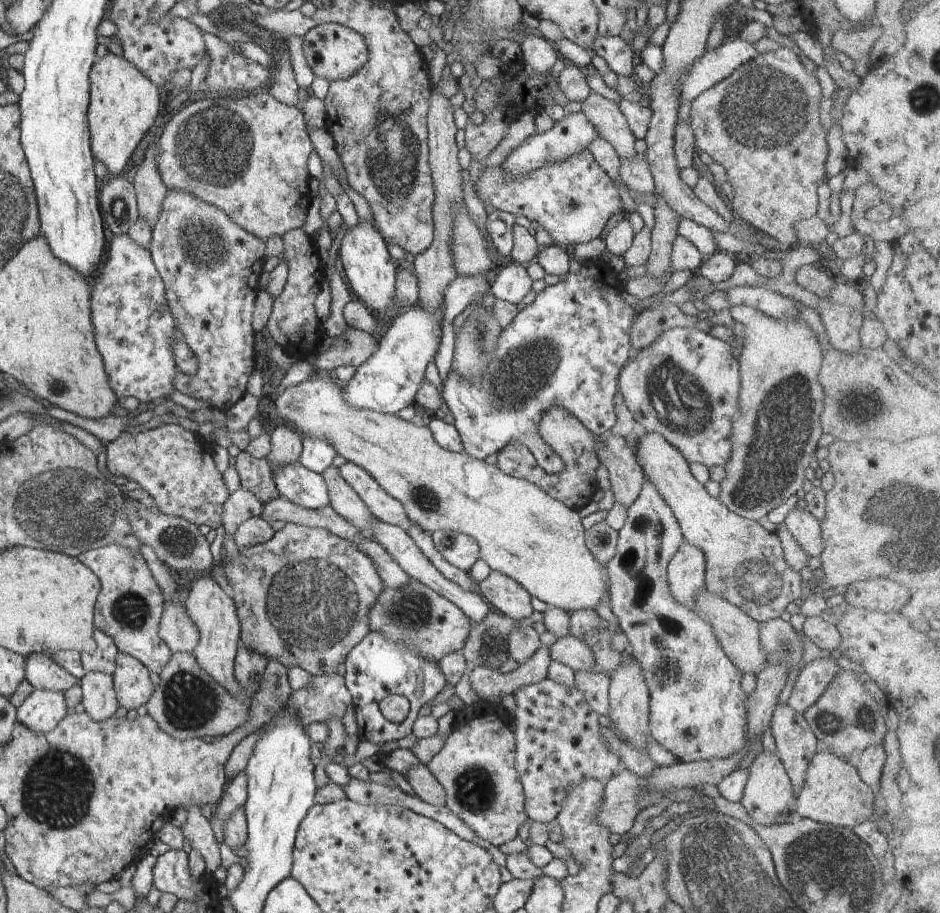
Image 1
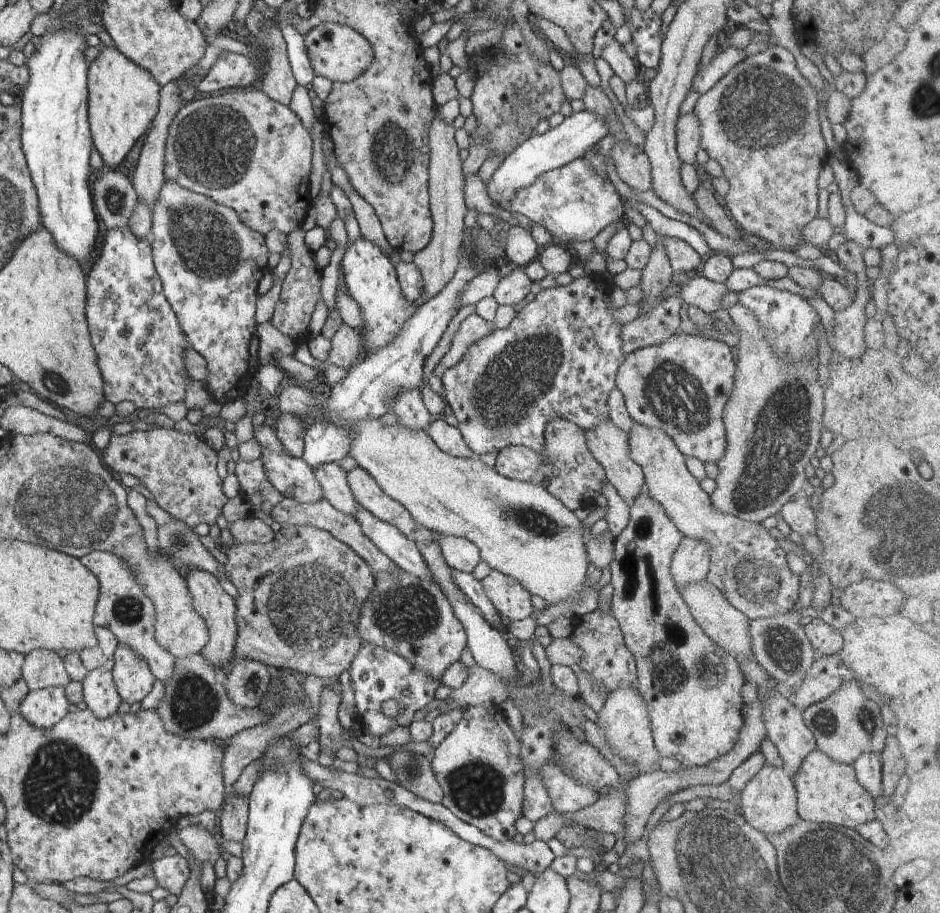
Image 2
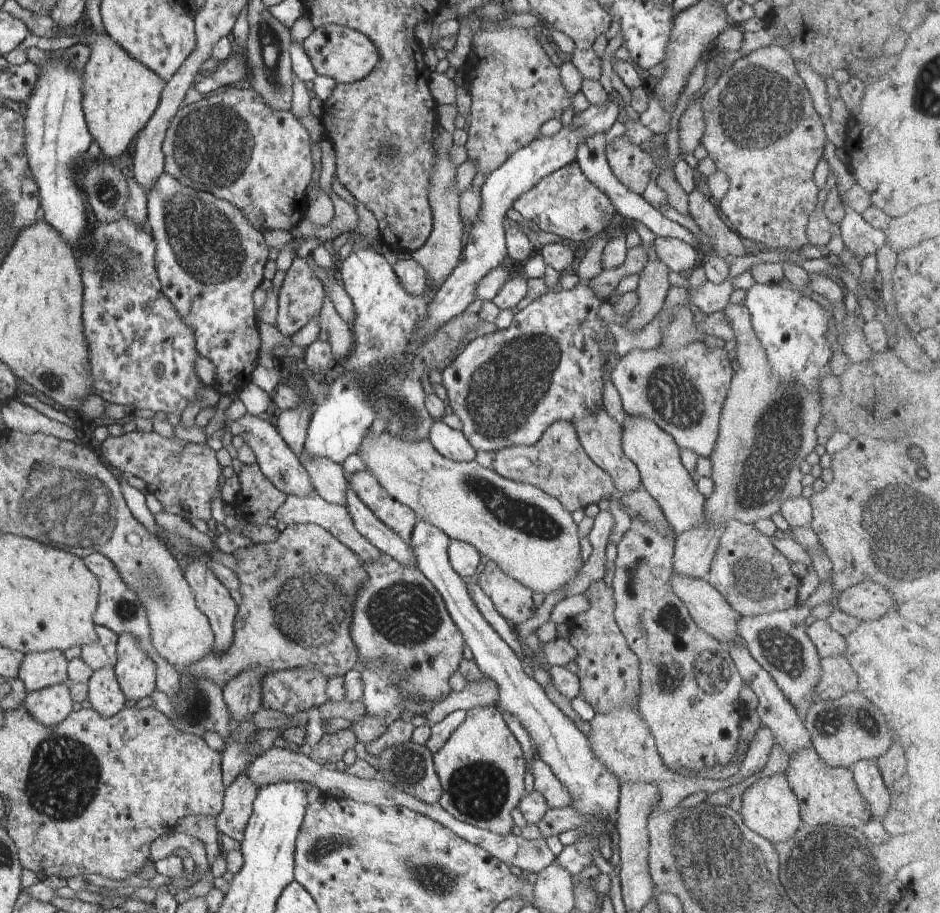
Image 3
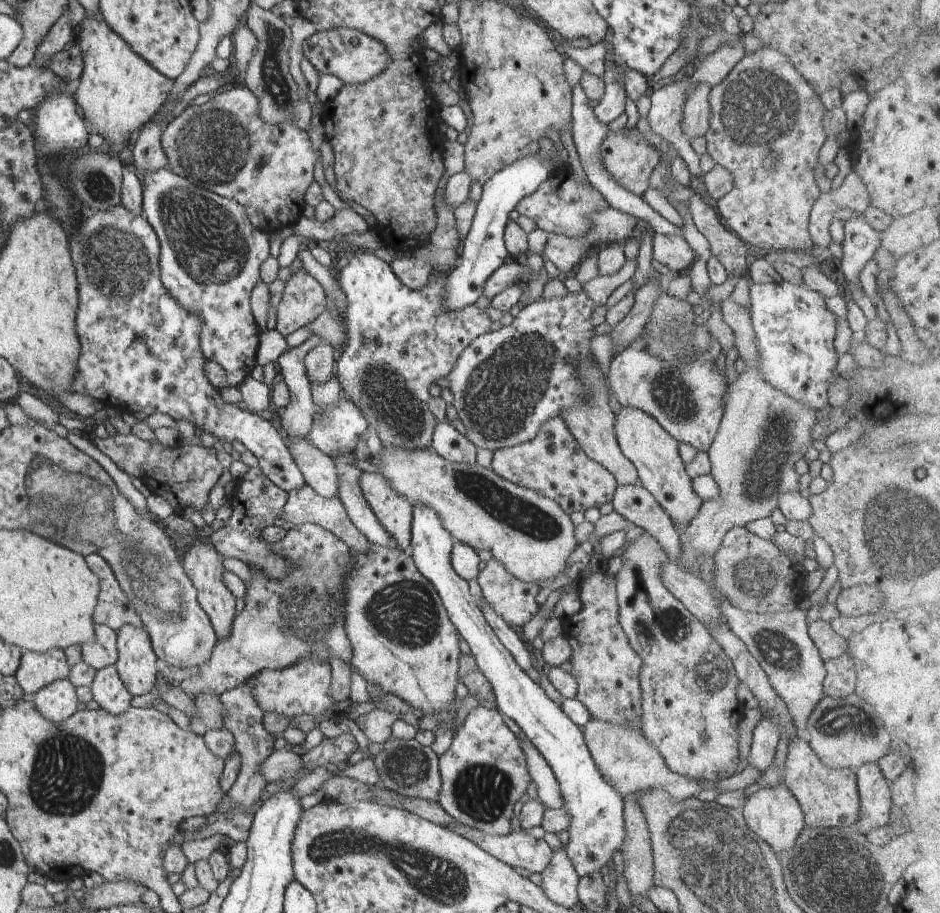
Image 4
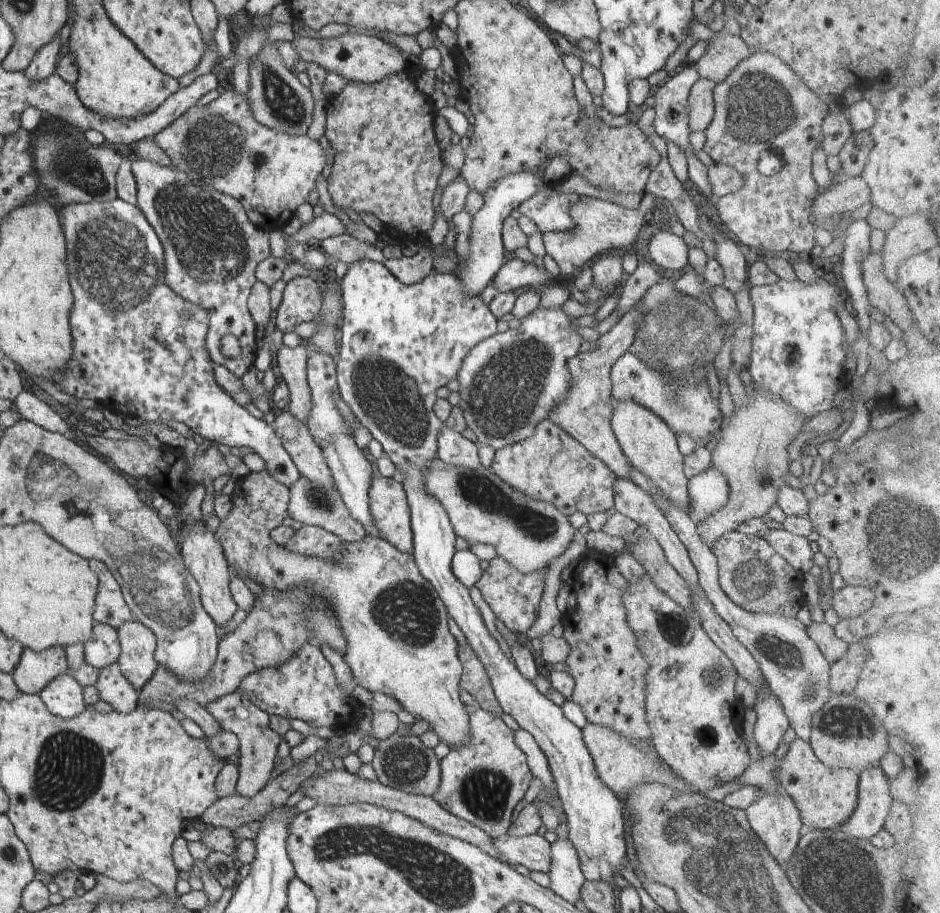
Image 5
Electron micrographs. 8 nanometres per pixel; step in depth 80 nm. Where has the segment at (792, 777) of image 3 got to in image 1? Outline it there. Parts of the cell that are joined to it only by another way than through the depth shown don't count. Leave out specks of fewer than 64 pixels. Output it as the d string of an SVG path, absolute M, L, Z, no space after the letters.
M820 748L808 762L802 787L795 796L792 811L796 816L820 822L821 825L852 829L860 822L872 819L873 801L871 788L859 779L855 768L827 749Z

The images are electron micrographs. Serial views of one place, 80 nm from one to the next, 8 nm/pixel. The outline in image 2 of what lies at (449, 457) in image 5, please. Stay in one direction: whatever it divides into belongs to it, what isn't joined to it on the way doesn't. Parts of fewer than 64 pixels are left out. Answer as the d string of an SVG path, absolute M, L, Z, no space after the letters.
M434 420L428 425L426 434L433 440L433 443L441 452L451 454L455 457L470 458L475 455L463 442L459 430L453 426L448 426L444 420Z

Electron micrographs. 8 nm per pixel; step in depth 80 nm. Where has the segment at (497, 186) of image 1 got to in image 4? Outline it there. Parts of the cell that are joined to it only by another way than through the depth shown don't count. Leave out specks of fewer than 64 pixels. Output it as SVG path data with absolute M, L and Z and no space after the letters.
M556 170L552 171L551 175L539 184L533 194L522 198L515 205L514 210L519 215L523 214L529 220L533 220L536 228L548 235L556 234L577 238L589 230L588 214L607 205L606 199L591 188L587 182L580 183L572 175L569 178L561 178L563 178L563 174L557 174Z

